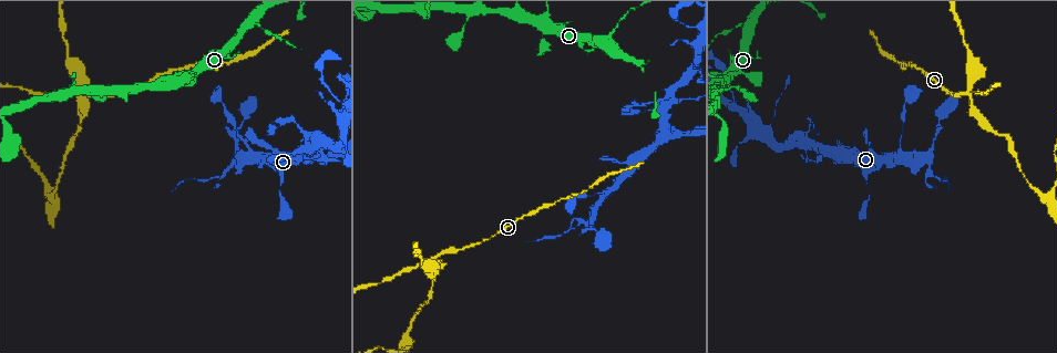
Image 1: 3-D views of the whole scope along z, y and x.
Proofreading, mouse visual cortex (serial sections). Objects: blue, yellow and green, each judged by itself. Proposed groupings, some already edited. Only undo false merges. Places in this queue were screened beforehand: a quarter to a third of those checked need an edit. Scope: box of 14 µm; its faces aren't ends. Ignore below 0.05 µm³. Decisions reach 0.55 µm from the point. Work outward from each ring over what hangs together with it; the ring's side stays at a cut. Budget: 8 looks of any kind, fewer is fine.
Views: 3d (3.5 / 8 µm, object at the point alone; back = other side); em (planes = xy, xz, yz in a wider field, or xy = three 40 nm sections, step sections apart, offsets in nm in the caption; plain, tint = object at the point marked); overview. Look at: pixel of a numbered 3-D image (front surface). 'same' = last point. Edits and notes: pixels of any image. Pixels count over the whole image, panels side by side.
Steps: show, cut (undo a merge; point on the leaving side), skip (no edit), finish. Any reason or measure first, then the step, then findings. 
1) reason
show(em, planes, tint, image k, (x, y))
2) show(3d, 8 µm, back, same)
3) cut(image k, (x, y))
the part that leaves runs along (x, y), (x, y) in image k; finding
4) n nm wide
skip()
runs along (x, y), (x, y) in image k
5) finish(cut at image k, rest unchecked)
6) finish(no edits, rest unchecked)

sharp bend
show(em, planes, tint, image 1, (670, 98))

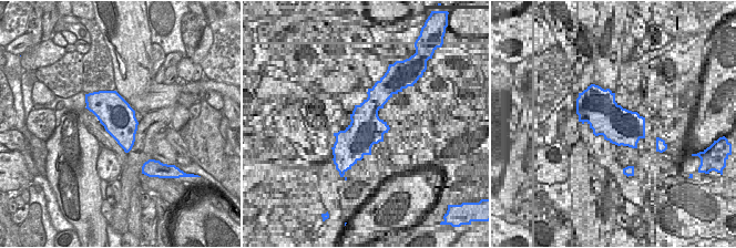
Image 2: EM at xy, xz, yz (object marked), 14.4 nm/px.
show(3d, 3.5 µm, same)

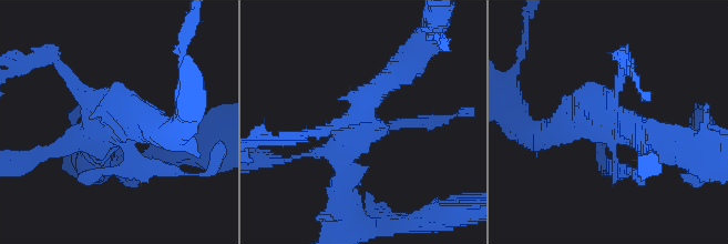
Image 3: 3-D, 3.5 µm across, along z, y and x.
skip()
runs along (344, 184), (361, 108), (399, 73) in image 3; one cell here

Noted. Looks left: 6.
two arms in line, one across
show(em, planes, tint, image 1, (902, 153))

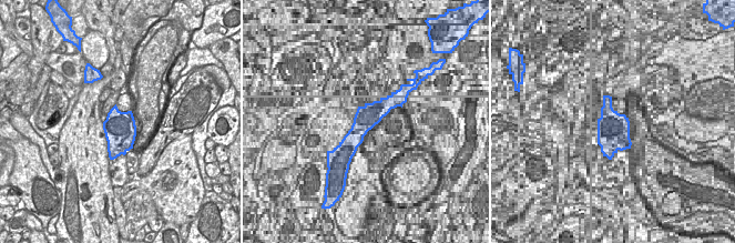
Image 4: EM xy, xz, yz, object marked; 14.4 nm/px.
wider look
show(3d, 3.5 µm, same)

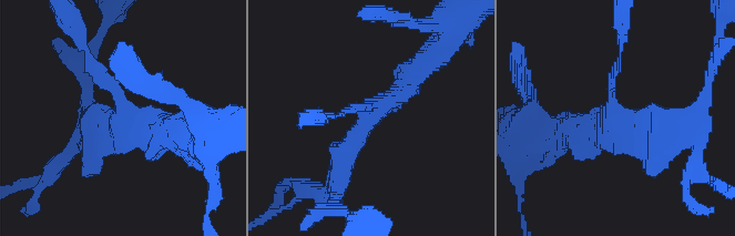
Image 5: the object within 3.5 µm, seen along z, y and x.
skip()
runs along (422, 65), (368, 116), (337, 187) in image 5; all the same cell

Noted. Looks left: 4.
four or more arms meet
show(em, xy, step 3, tint, image 1, (195, 73))

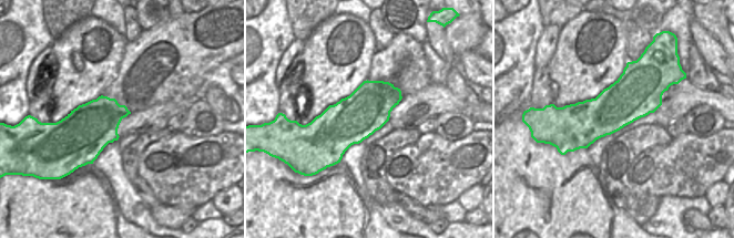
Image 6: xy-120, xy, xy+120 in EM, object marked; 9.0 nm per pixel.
wider look
show(3d, 3.5 µm, same)

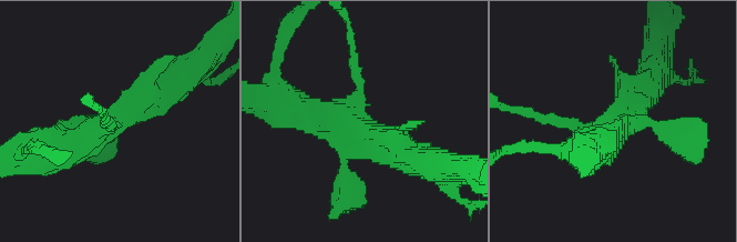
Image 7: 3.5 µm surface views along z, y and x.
4 arms
skip()
runs along (166, 86), (88, 141), (43, 148) in image 7; one cell here

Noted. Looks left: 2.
abrupt turn
show(3d, 8 µm, image 1, (966, 95))

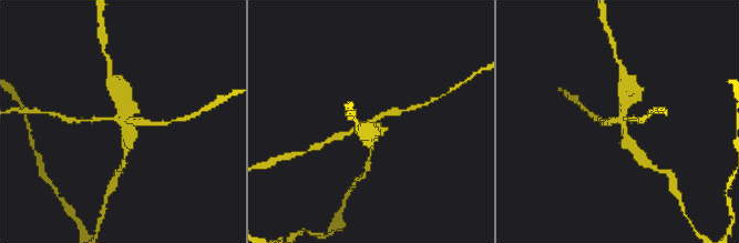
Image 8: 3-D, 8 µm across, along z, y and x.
now the EM
show(em, xy, step 2, tint, image 8, (618, 123))

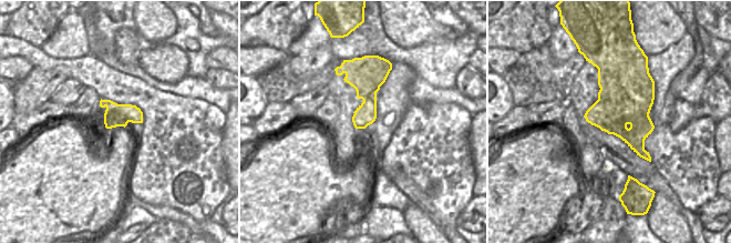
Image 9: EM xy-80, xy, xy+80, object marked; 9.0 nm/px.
200 nm wide
cut(image 8, (127, 142))
border along (598, 99), (604, 102), (599, 128) in image 9; a second cell is stuck on

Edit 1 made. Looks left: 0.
finish(cut at image 8, rest unchecked)

